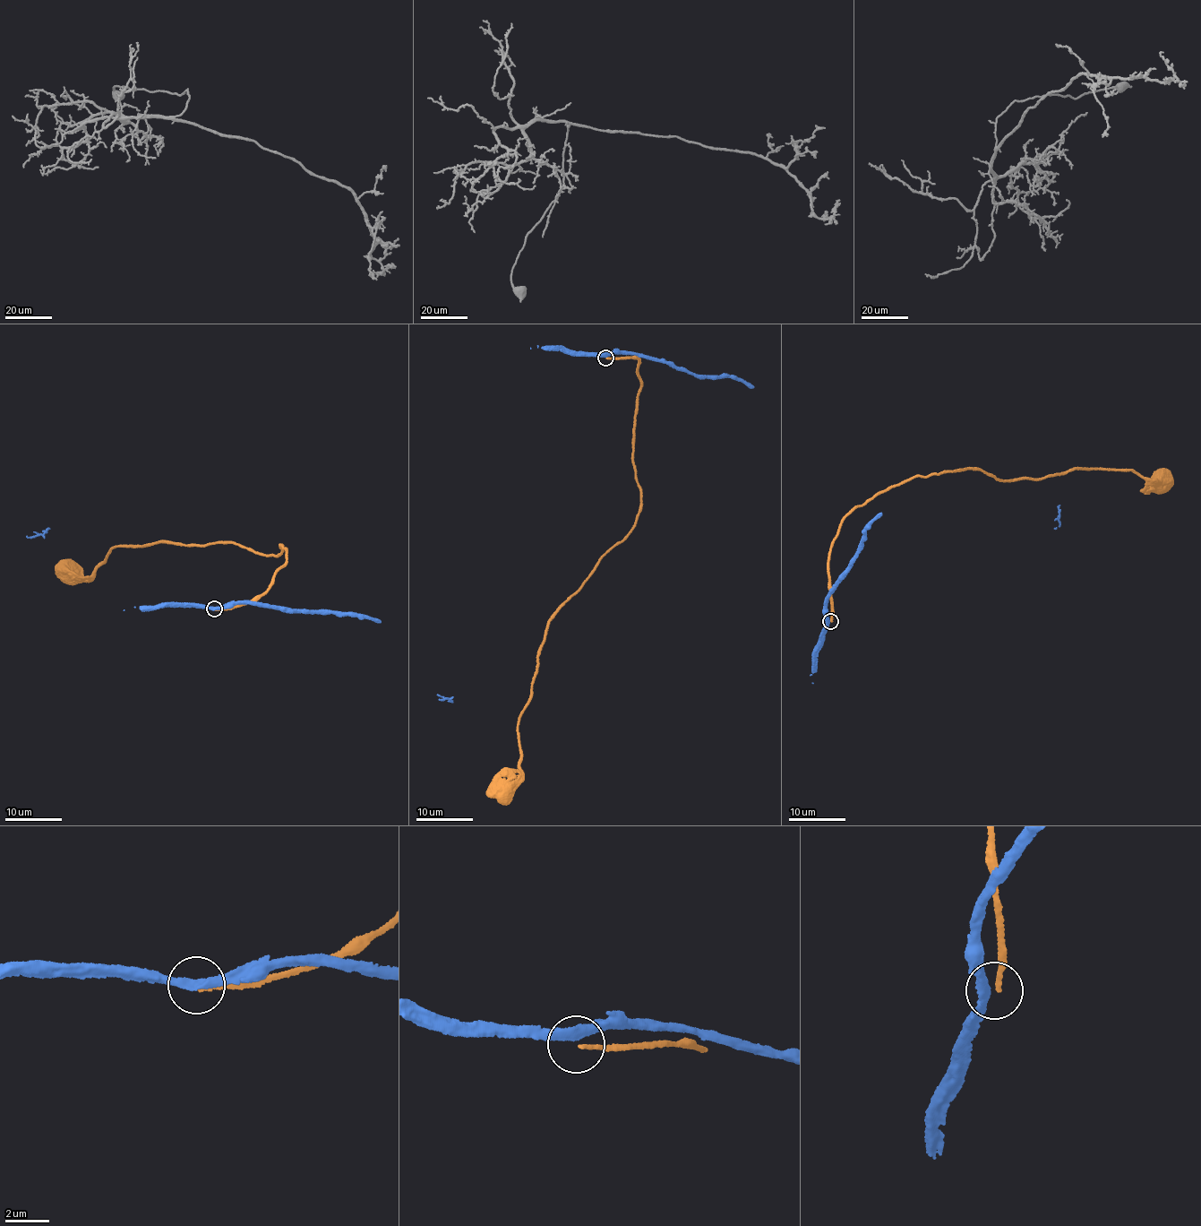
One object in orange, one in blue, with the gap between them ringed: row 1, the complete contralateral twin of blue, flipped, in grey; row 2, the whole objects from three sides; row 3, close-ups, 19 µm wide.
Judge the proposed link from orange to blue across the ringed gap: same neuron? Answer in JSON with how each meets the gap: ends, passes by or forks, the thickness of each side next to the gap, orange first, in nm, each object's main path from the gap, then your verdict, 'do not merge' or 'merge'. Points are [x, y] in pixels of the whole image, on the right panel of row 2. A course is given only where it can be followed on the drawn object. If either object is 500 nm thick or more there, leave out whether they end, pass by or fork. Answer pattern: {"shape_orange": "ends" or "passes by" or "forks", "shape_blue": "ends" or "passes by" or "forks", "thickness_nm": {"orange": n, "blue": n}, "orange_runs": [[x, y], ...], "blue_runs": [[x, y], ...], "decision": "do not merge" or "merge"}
{"shape_orange": "ends", "shape_blue": "passes by", "thickness_nm": {"orange": 190, "blue": 400}, "orange_runs": [[830, 621], [827, 572], [843, 517], [919, 475], [968, 469], [1038, 480], [1076, 469], [1125, 470], [1162, 485]], "blue_runs": [[829, 622], [815, 645], [812, 664], [814, 669], [1058, 516], [1059, 525], [1055, 528]], "decision": "do not merge"}

